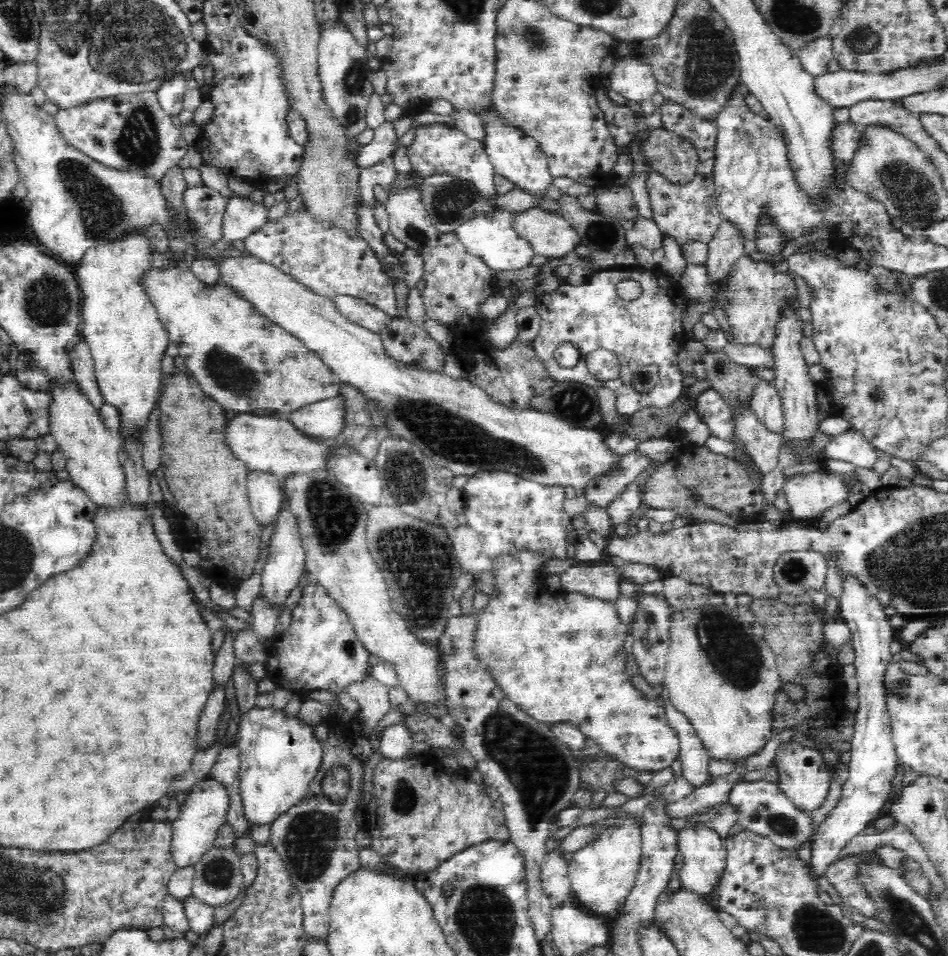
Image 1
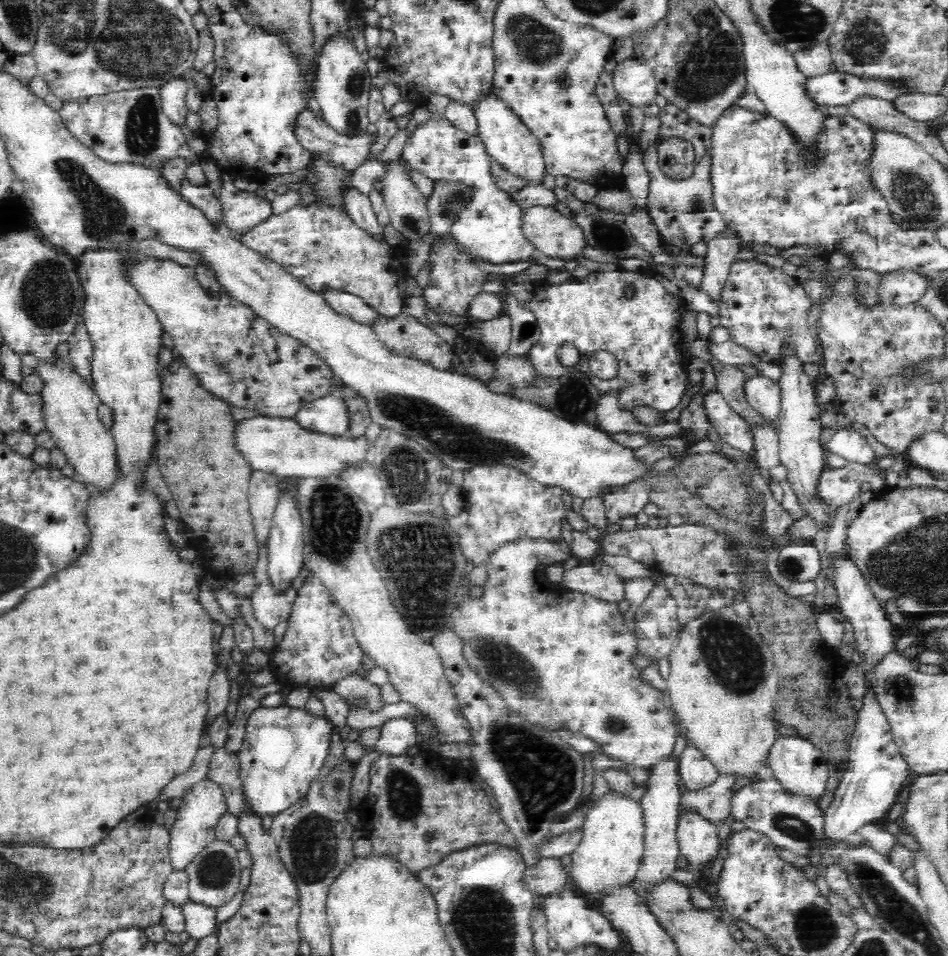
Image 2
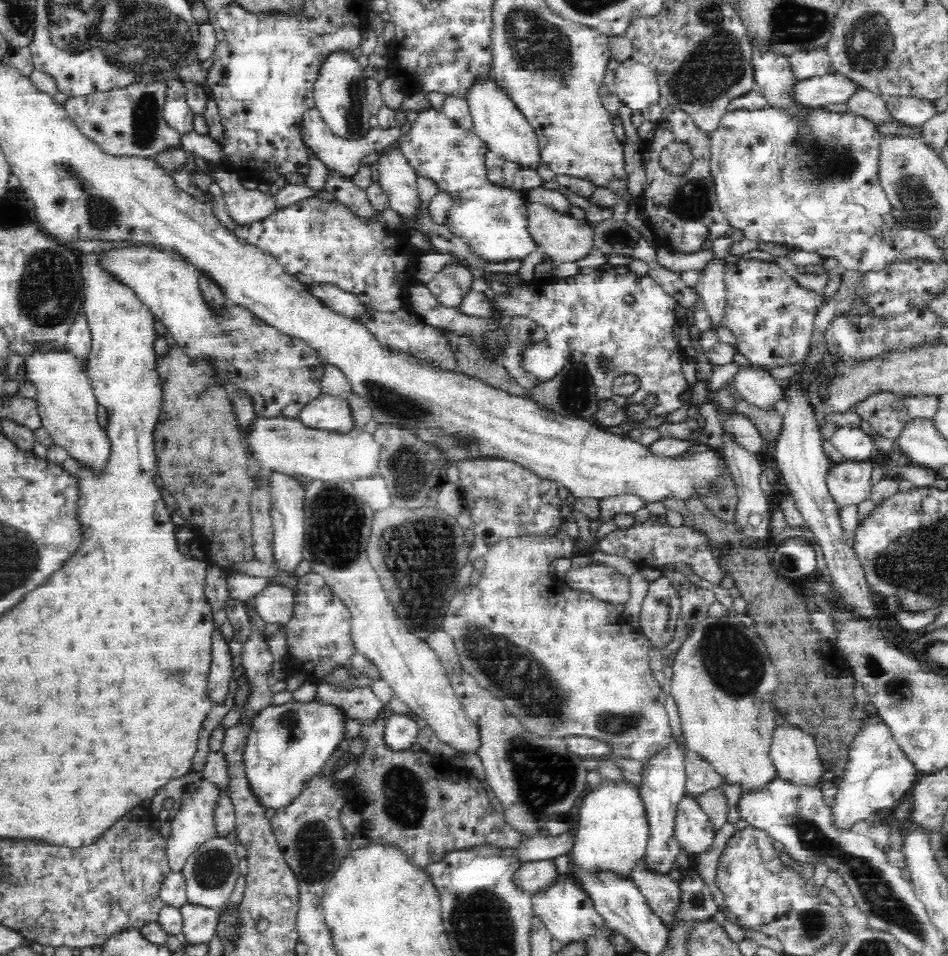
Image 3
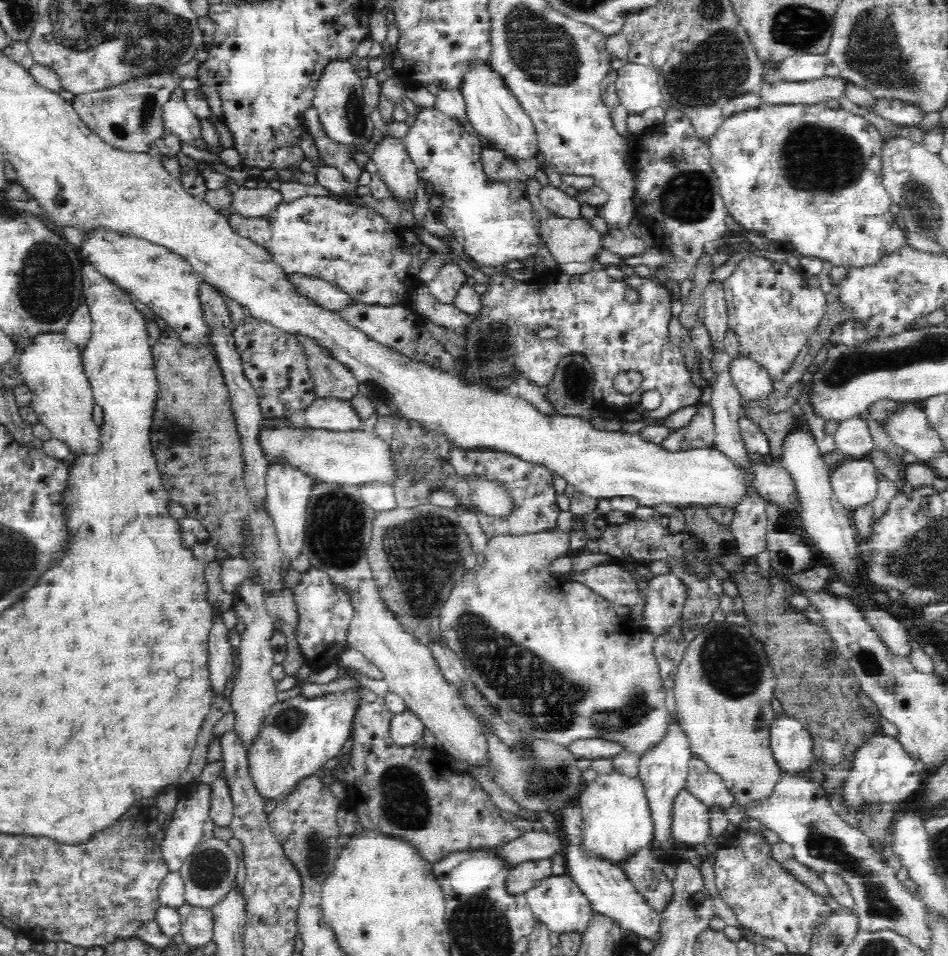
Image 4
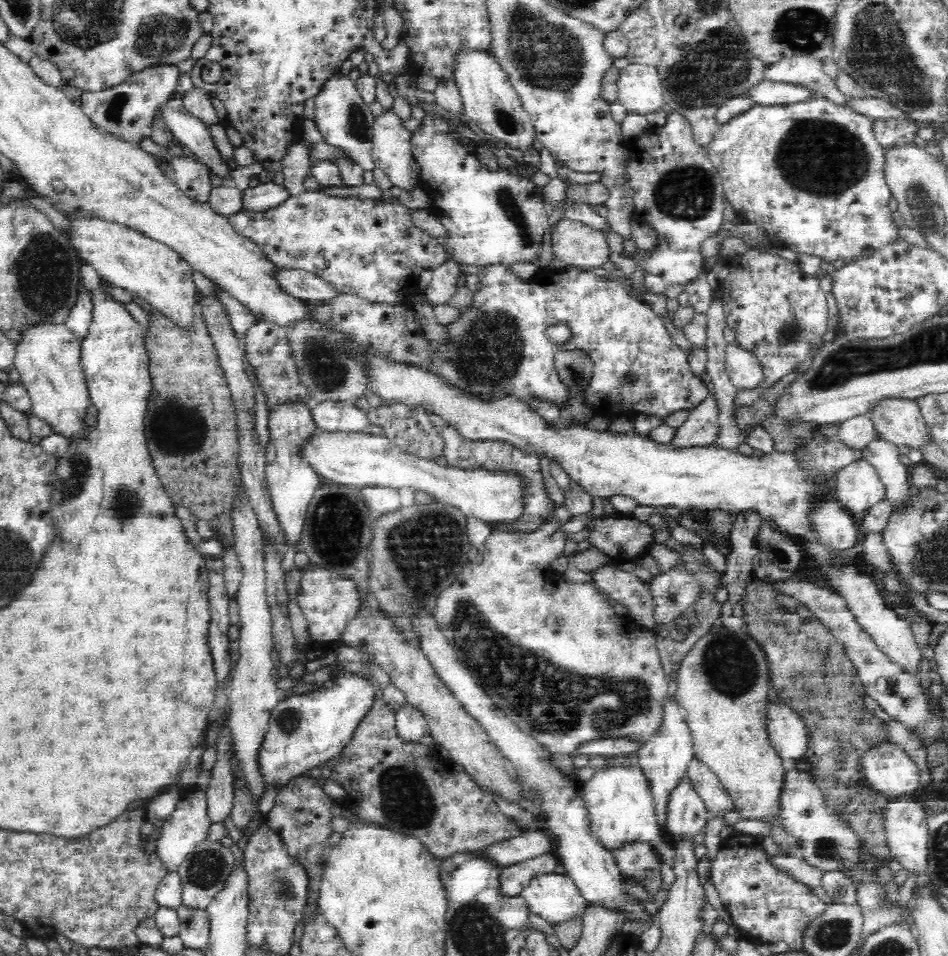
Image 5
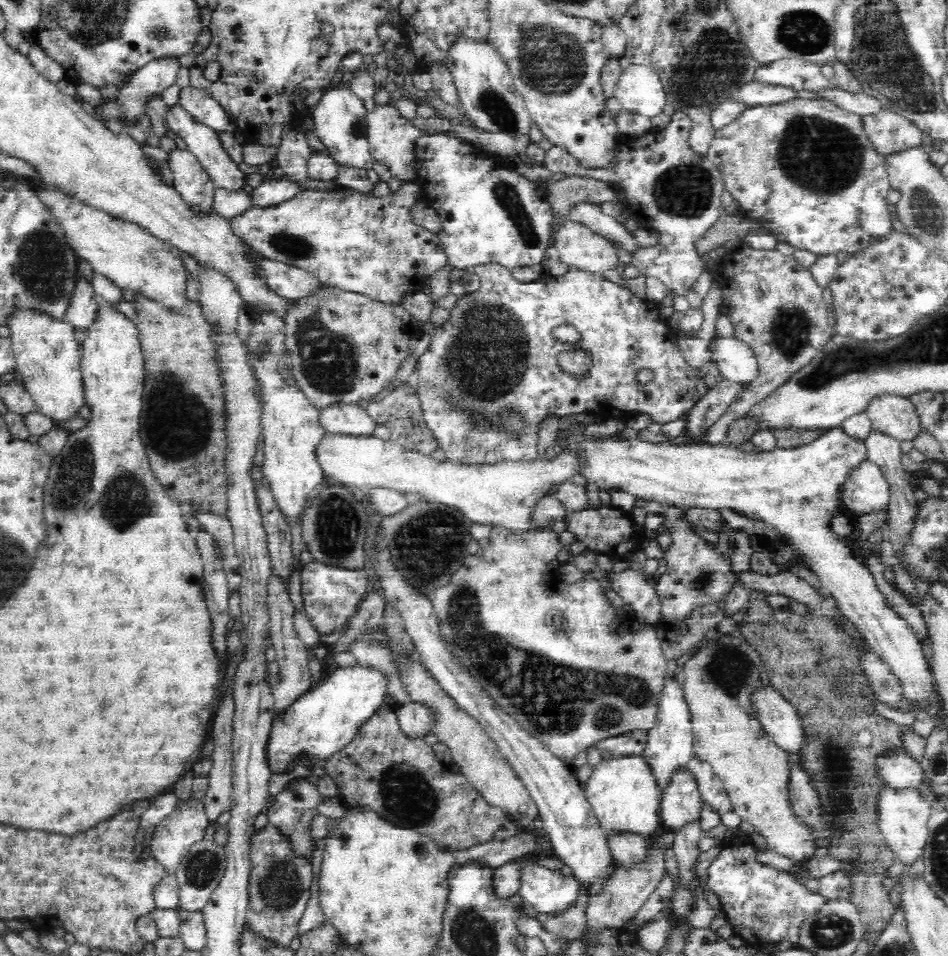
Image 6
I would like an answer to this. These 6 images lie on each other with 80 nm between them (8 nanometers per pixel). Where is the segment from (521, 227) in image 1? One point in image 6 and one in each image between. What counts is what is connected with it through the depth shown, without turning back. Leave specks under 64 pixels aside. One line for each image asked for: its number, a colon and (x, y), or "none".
2: (555, 235)
3: (563, 238)
4: (569, 240)
5: (574, 243)
6: (578, 247)

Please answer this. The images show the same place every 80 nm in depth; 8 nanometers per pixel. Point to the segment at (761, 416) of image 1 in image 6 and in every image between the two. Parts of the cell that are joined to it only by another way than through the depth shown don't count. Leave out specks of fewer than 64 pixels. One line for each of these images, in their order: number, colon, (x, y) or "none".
2: (764, 395)
3: (757, 387)
4: (753, 382)
5: (743, 368)
6: (734, 359)

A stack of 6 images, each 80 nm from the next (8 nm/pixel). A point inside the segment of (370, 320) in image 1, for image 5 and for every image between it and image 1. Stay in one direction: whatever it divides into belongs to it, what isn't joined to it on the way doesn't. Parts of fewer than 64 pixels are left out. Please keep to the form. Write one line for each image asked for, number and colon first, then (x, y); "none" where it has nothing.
2: (346, 304)
3: (348, 305)
4: (320, 291)
5: (303, 285)

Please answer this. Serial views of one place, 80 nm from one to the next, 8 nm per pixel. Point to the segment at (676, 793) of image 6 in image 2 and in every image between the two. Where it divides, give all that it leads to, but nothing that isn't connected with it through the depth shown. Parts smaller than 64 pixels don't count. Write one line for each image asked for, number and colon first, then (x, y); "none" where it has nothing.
2: (698, 839)
3: (694, 831)
4: (689, 823)
5: (686, 813)

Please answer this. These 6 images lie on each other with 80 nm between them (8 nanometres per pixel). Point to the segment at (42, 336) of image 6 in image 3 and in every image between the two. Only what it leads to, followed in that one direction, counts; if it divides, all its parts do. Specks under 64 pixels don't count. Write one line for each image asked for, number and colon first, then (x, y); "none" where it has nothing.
3: (64, 395)
4: (50, 366)
5: (47, 356)

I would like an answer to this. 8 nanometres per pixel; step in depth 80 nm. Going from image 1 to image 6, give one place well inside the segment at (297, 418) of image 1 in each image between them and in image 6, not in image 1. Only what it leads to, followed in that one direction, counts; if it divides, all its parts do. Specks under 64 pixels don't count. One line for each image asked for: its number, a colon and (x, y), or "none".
2: (328, 414)
3: (326, 412)
4: (330, 414)
5: (331, 416)
6: (341, 419)

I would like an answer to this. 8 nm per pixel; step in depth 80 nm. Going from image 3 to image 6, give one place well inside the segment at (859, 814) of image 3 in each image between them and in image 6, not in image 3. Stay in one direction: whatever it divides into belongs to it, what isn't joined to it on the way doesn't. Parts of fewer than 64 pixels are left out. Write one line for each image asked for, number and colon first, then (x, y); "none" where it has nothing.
4: (883, 772)
5: (888, 769)
6: (898, 768)

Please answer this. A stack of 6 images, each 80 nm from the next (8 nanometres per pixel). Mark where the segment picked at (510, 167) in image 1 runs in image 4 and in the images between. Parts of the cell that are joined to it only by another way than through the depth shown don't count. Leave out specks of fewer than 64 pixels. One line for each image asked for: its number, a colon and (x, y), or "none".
2: (506, 138)
3: (501, 125)
4: (492, 109)

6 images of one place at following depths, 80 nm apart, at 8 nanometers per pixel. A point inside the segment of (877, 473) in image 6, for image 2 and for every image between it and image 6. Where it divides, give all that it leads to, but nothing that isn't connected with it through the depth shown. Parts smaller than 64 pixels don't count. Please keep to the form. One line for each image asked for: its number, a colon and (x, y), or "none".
2: (838, 486)
3: (850, 483)
4: (855, 484)
5: (858, 487)

